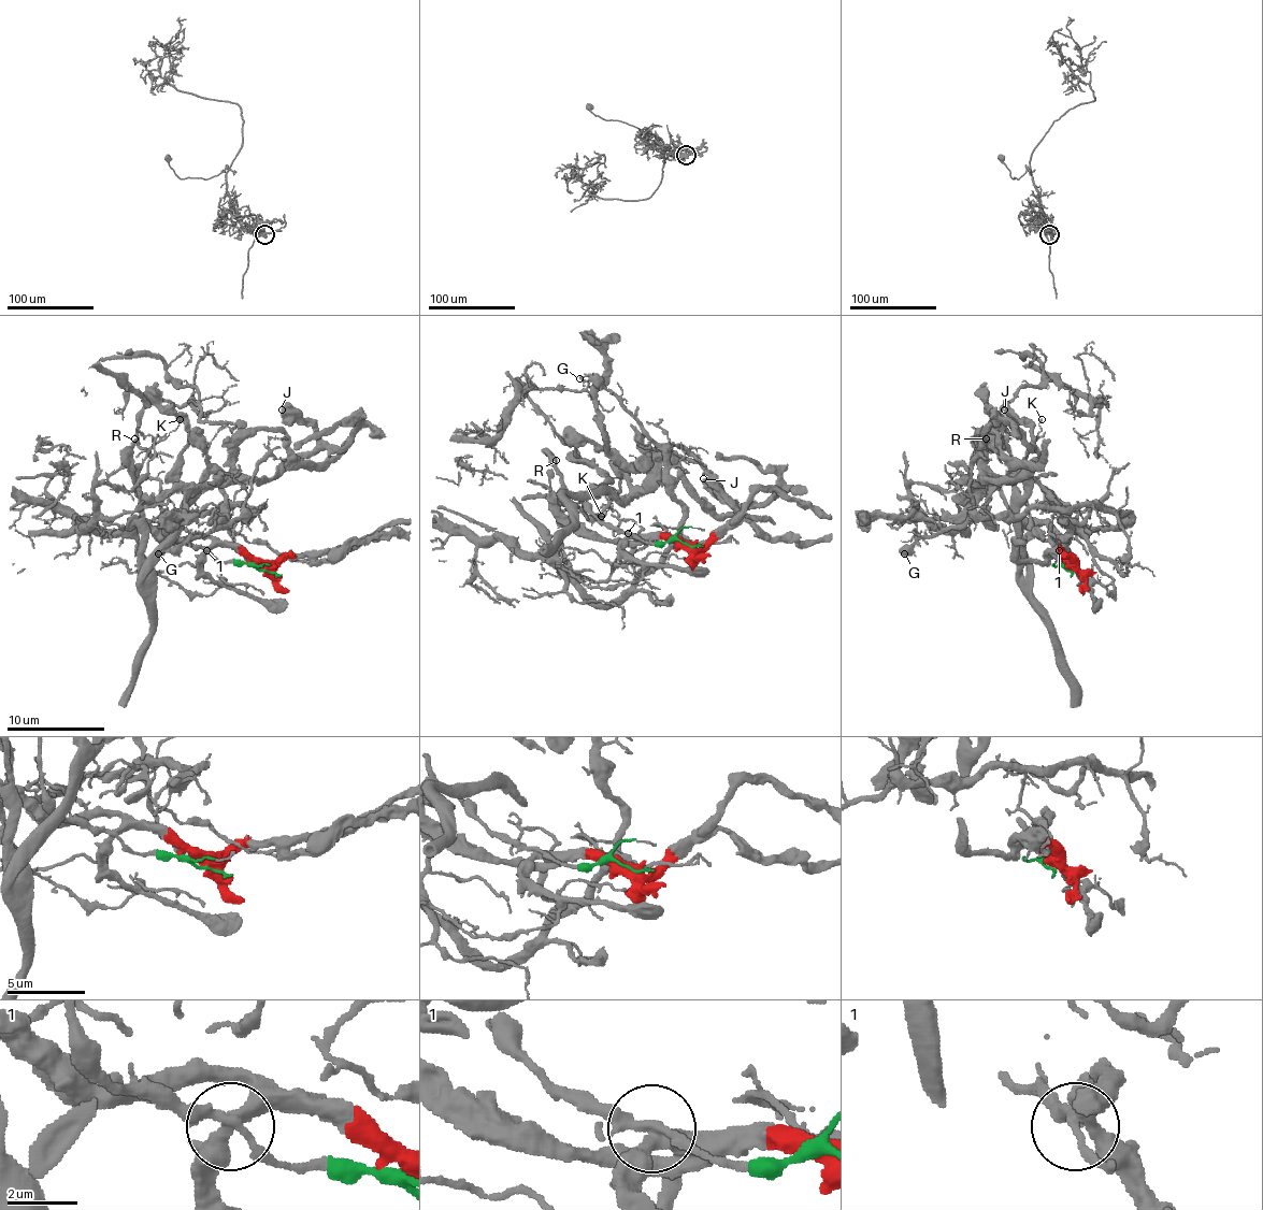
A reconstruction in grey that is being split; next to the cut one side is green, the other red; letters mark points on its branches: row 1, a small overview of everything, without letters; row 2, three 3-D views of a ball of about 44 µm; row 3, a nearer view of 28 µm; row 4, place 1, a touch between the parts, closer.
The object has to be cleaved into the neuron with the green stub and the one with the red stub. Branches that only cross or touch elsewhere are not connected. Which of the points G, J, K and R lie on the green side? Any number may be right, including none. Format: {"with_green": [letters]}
{"with_green": ["G", "K"]}

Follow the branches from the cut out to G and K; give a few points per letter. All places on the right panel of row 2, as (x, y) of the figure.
G: (1071, 571), (1030, 521), (1034, 479), (1080, 531), (1128, 521), (1084, 504), (1030, 506), (922, 536), (905, 553)
K: (1071, 571), (1057, 548), (1030, 521), (1024, 483), (1034, 479), (1024, 458), (1042, 431), (1042, 419)

